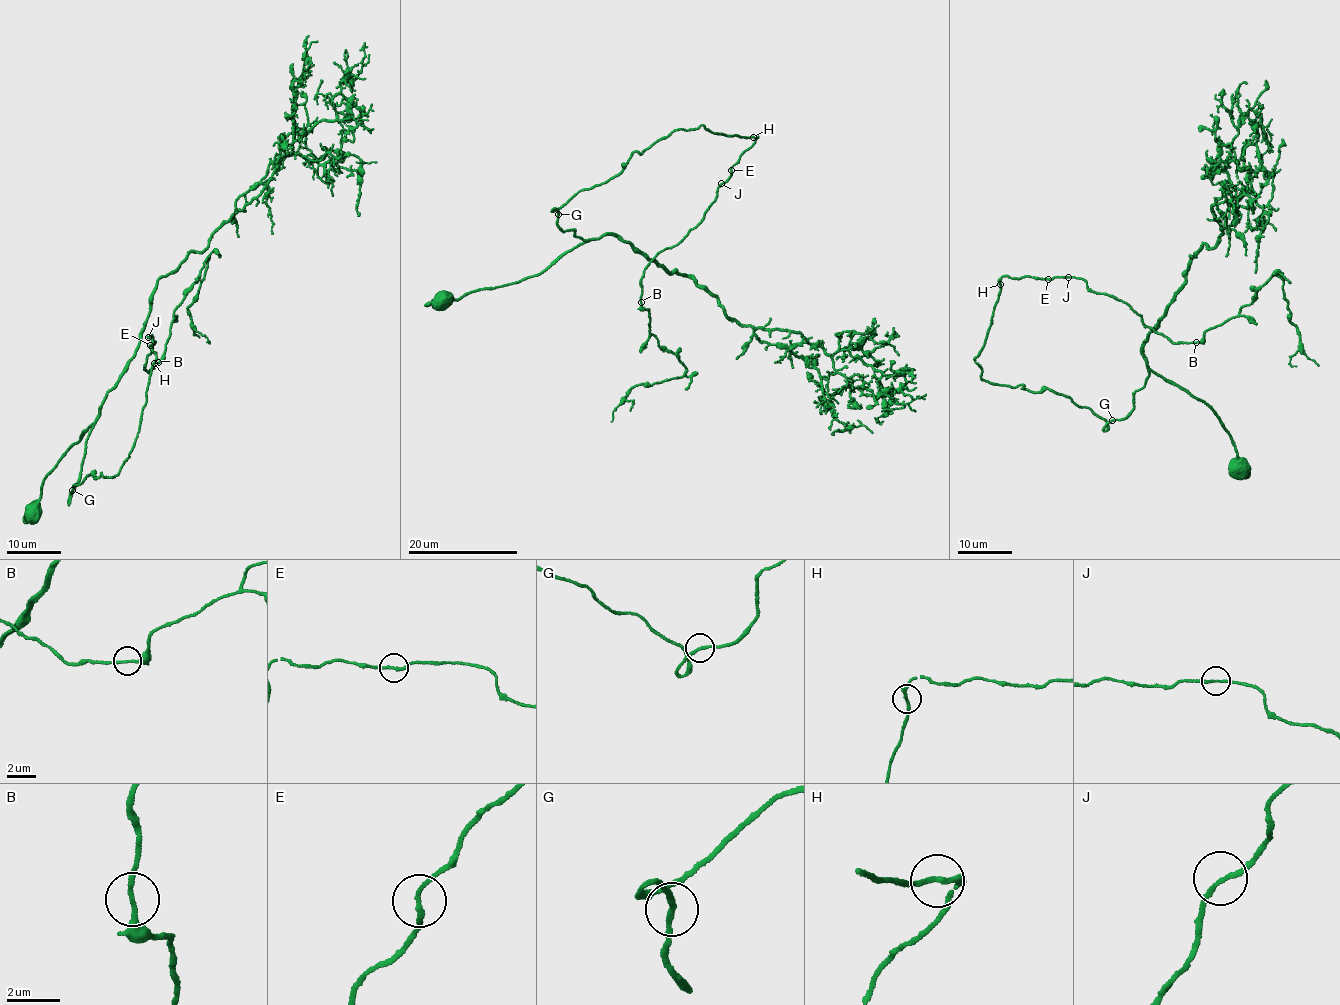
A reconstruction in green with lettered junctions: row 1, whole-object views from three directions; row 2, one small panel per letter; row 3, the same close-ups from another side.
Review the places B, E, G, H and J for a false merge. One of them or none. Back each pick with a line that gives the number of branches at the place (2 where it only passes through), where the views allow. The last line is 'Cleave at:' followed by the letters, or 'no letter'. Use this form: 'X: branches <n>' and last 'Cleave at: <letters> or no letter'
Cleave at: no letter

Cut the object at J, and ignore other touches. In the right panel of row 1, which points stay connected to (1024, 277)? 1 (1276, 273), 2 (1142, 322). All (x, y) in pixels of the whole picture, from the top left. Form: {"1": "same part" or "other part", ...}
{"1": "other part", "2": "other part"}

